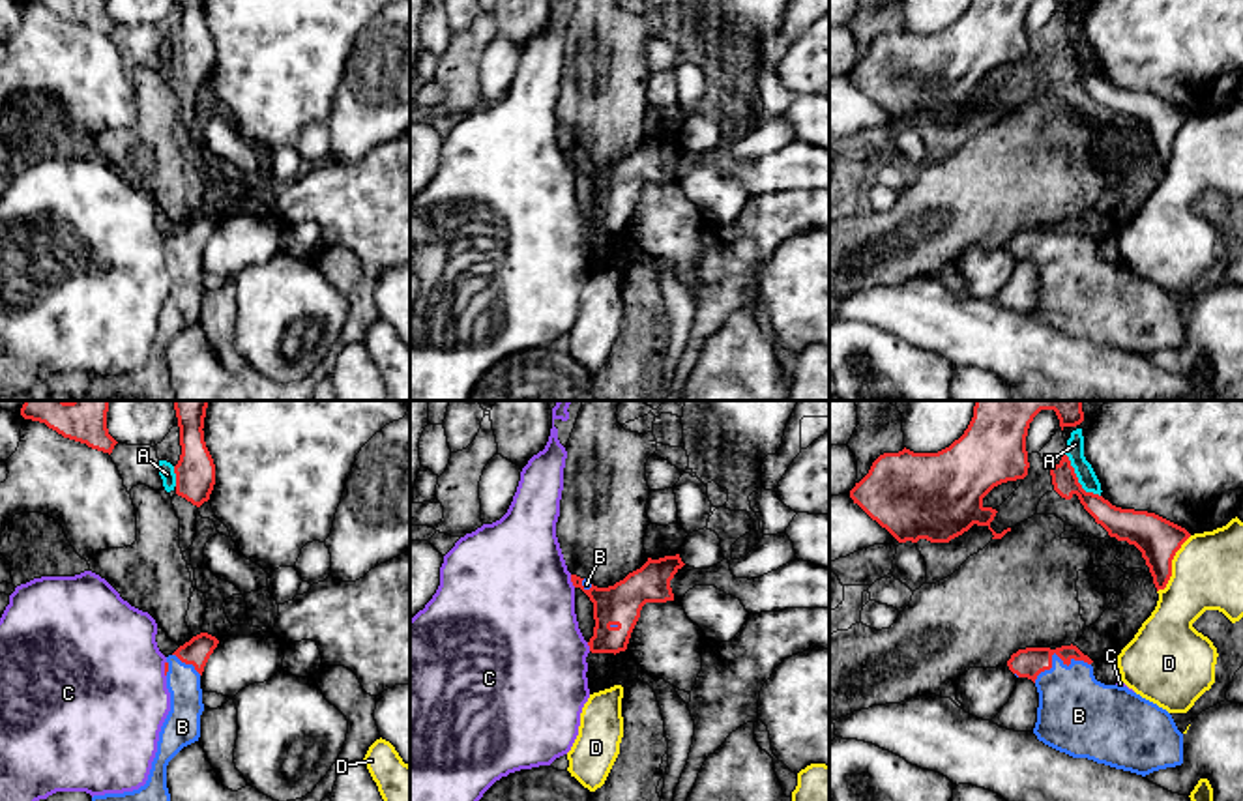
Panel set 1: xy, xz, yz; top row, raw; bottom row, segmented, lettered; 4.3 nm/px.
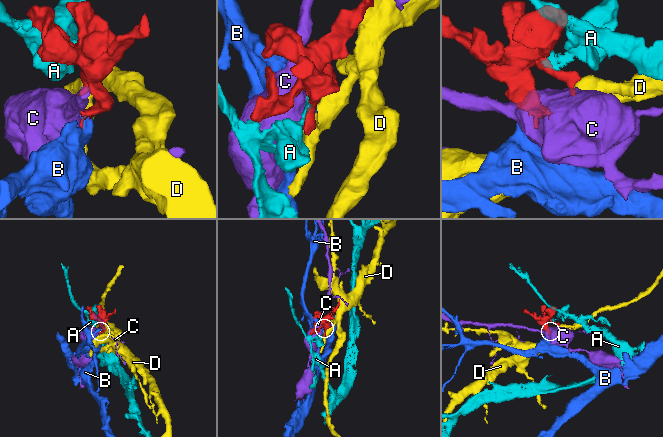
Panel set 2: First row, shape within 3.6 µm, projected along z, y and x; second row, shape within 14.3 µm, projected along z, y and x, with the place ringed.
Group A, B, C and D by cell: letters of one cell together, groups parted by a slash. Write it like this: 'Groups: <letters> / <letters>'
Groups: A / B / C / D

